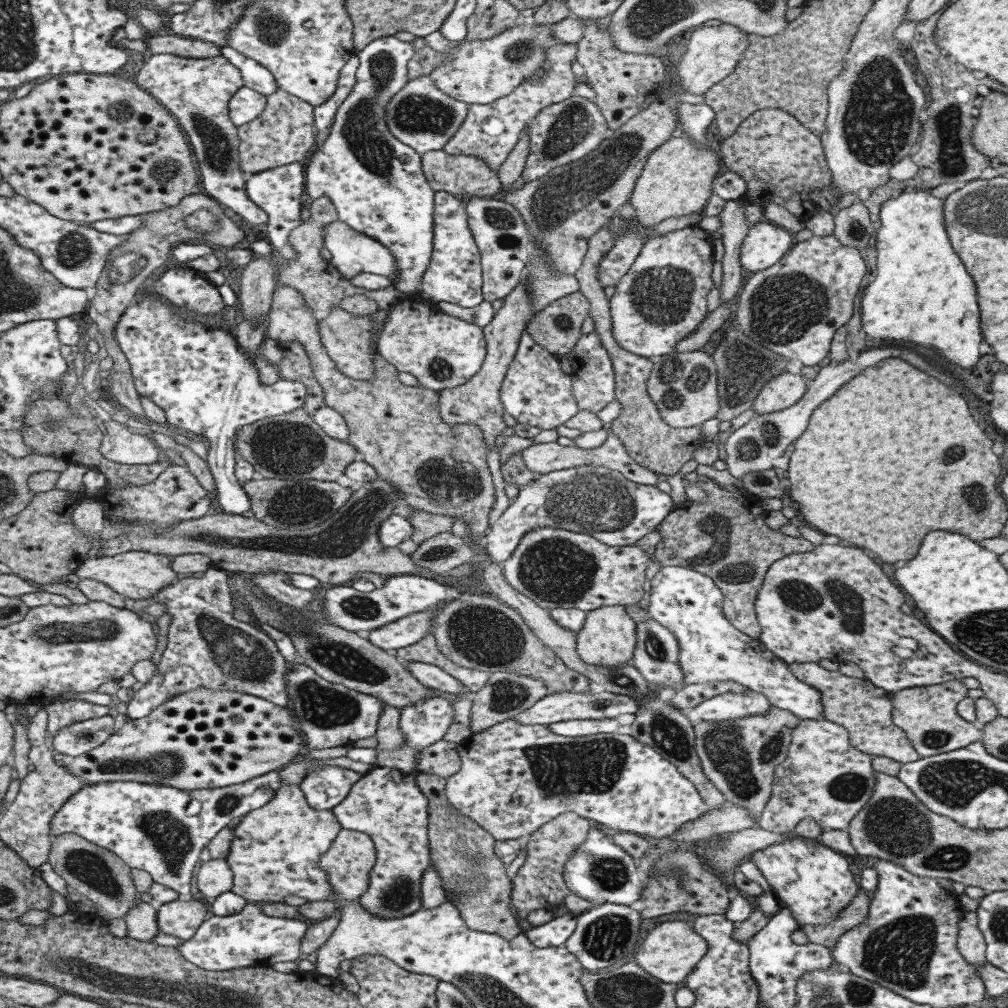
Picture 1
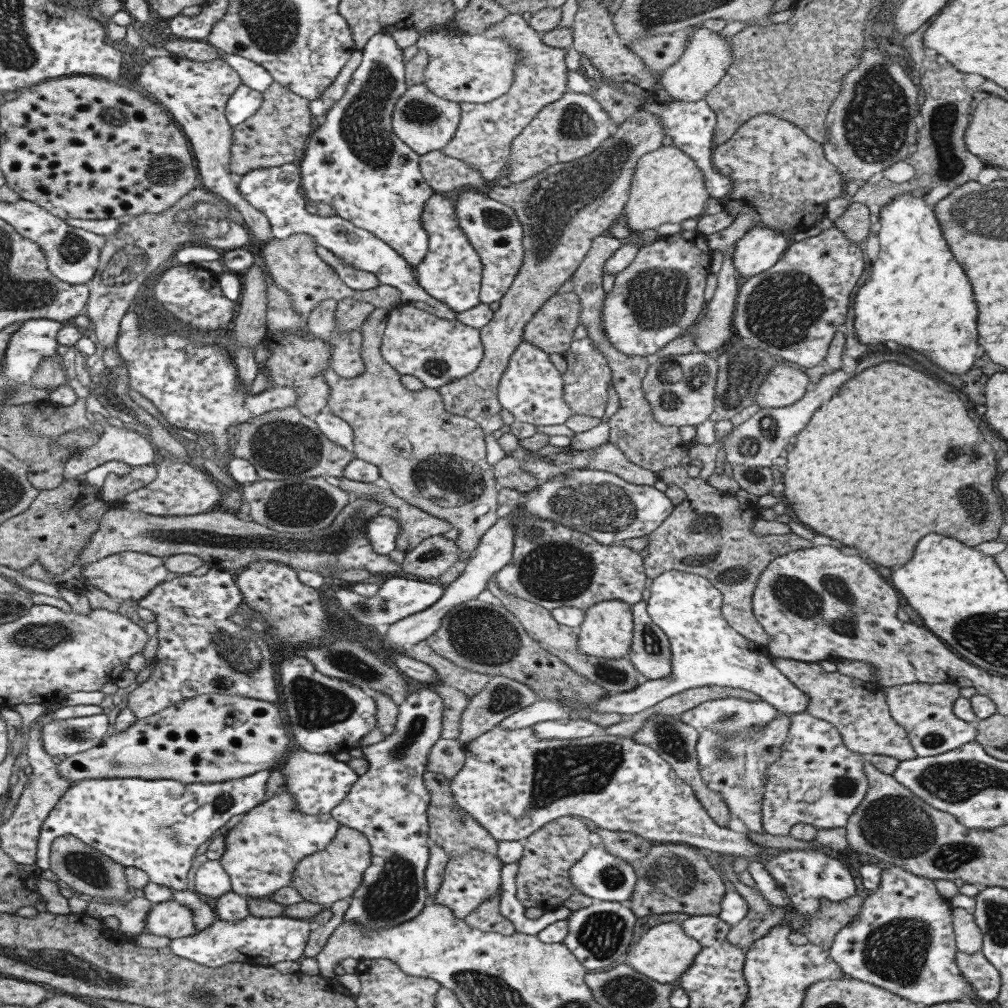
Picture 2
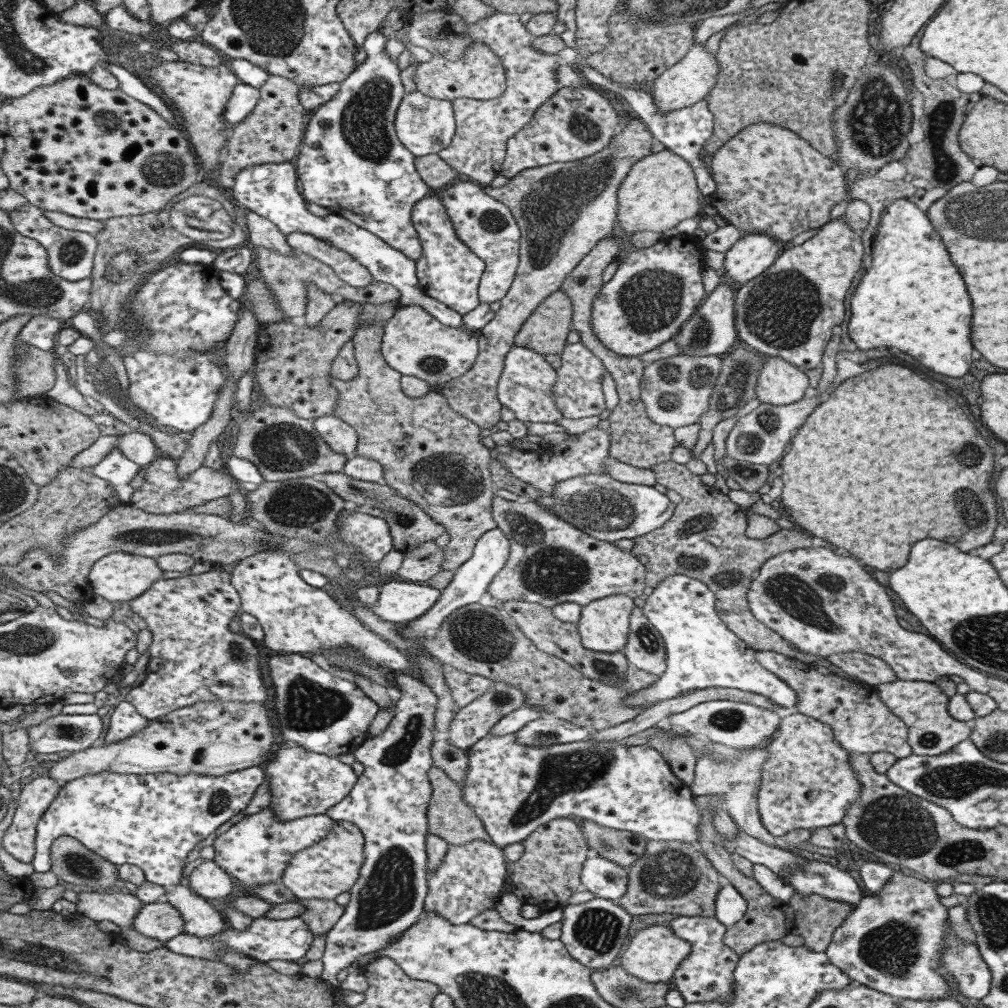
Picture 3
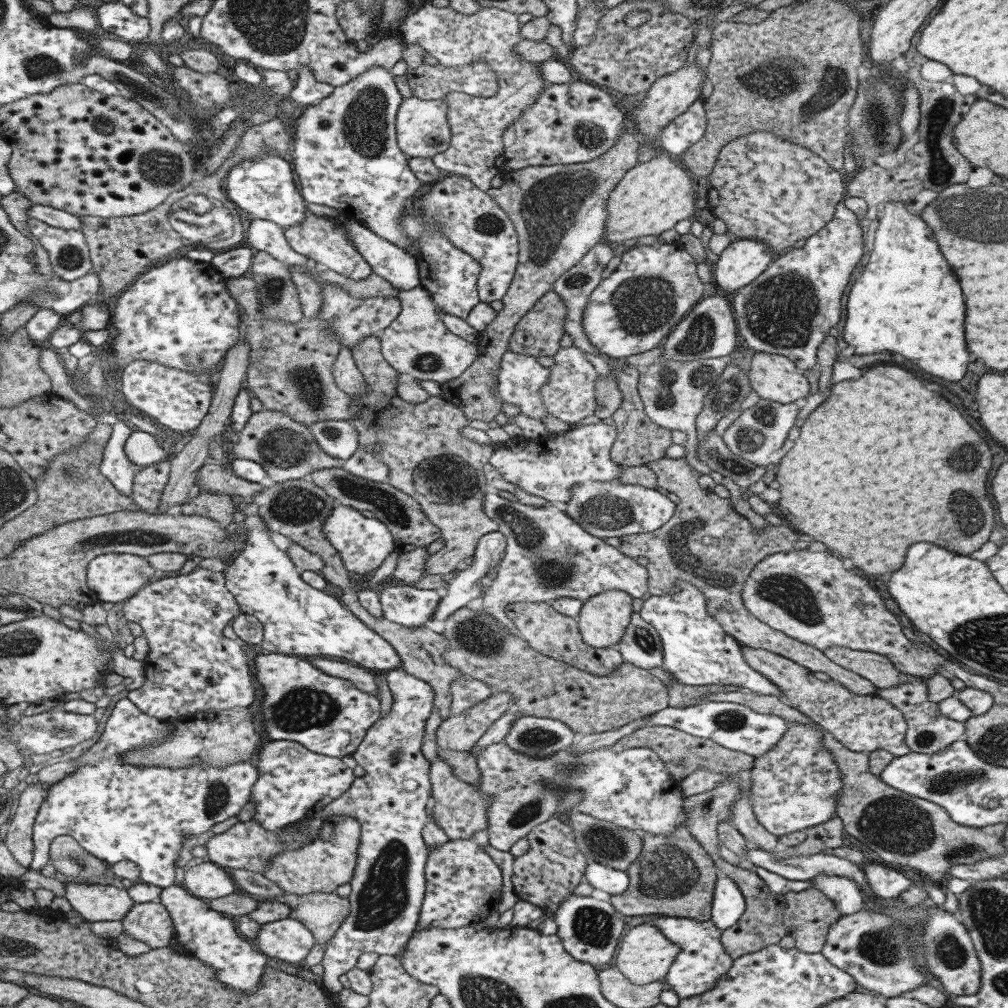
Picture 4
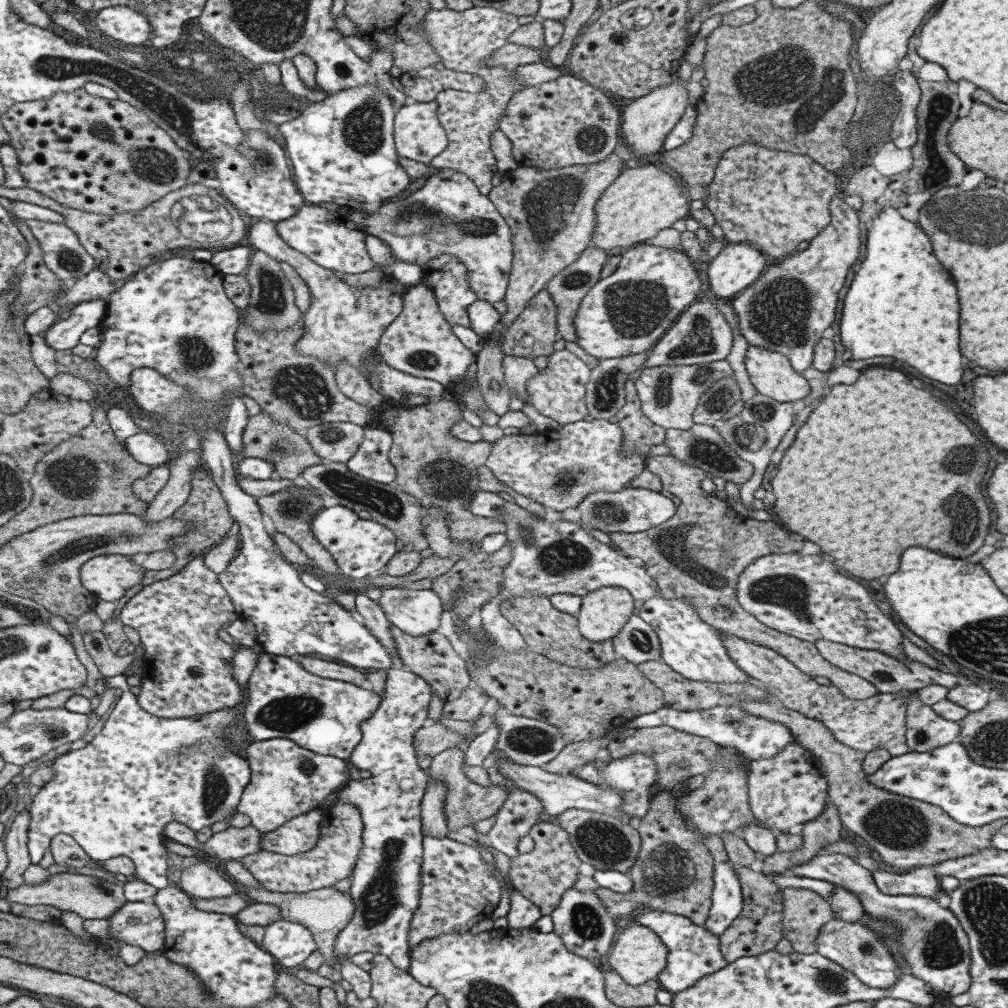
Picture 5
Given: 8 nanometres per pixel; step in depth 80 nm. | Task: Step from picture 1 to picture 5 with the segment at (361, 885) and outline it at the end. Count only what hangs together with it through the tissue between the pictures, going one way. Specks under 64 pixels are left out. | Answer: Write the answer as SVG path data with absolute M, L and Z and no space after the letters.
M337 803L322 808L318 839L313 848L293 856L259 851L245 855L240 860L261 885L271 892L307 892L317 888L329 888L352 873L361 844L362 822L357 808L349 803Z

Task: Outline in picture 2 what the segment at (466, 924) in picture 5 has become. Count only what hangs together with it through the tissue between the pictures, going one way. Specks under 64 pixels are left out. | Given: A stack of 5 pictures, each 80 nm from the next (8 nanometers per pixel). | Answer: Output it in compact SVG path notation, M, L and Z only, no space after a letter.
M472 848L460 855L451 855L442 872L443 882L432 896L432 904L446 906L452 912L454 920L465 918L496 892L503 865L496 854L488 853L485 849Z

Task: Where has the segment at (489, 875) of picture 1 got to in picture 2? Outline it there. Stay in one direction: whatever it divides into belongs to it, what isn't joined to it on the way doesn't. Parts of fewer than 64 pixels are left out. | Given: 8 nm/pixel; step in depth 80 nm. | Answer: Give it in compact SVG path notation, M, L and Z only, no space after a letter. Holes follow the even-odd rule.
M427 770L423 773L422 777L425 788L430 794L430 801L426 810L429 842L433 842L443 848L447 858L451 855L460 855L472 848L485 849L488 853L495 855L498 841L476 820L473 820L470 814L467 814L458 807L450 791L450 780L436 772ZM501 882L496 892L463 918L467 926L487 933L501 933L505 936L515 933L511 922L499 913L499 892L501 892Z

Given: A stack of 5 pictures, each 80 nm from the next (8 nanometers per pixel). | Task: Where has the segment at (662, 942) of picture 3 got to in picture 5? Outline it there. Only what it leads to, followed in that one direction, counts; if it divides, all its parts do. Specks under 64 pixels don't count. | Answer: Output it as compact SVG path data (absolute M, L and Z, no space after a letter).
M631 924L624 927L621 932L617 932L600 967L615 971L625 984L637 986L645 981L655 979L657 973L665 966L665 959L666 948L661 939L645 924Z

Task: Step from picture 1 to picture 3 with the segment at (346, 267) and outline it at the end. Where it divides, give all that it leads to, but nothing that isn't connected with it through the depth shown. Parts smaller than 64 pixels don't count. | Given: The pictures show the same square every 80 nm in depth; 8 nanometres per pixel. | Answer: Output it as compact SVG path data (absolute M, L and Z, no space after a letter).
M281 162L279 164L259 164L259 166L247 166L243 170L239 170L237 175L233 179L233 187L230 188L228 194L229 197L233 197L233 202L238 204L241 208L245 210L250 210L255 214L261 216L261 218L266 218L273 223L279 231L281 231L284 236L290 232L302 232L303 234L313 235L314 237L326 240L331 243L334 247L339 250L347 252L357 264L361 264L361 267L365 268L367 272L370 273L372 280L379 282L392 284L399 292L400 297L397 299L399 304L402 305L419 305L424 311L427 311L435 320L438 320L441 324L445 326L450 326L451 328L463 328L468 330L467 326L462 323L462 315L457 314L454 310L447 308L444 304L437 302L434 298L427 296L420 286L418 285L418 280L416 277L416 268L413 260L409 260L395 248L390 247L385 244L380 238L377 238L374 234L366 231L364 228L349 222L346 218L342 216L337 216L336 214L329 213L325 217L314 216L305 209L305 200L299 194L297 190L297 178L296 171L292 162Z

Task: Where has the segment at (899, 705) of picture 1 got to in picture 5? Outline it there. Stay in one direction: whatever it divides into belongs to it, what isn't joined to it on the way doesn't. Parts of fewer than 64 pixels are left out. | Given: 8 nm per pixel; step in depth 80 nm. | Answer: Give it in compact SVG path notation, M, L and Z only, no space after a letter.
M898 690L894 694L906 704L904 740L908 751L929 752L957 741L959 723L937 716L929 705L918 699L917 690Z

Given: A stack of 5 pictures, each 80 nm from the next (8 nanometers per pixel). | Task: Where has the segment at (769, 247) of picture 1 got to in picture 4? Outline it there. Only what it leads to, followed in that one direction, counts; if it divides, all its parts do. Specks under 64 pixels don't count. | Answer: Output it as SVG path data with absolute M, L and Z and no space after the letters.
M732 239L711 266L713 288L732 295L765 271L774 257L772 250L759 240Z

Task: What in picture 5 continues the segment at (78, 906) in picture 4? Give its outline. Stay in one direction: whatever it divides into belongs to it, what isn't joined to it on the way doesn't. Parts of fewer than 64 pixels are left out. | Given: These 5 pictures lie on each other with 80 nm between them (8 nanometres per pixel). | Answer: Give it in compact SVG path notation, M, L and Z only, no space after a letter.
M66 871L50 875L43 884L37 884L37 886L20 885L15 889L9 889L6 892L6 898L25 906L37 906L37 904L54 906L63 912L73 912L79 918L93 920L93 918L106 919L121 908L126 901L122 891L119 886L98 880L95 876Z

